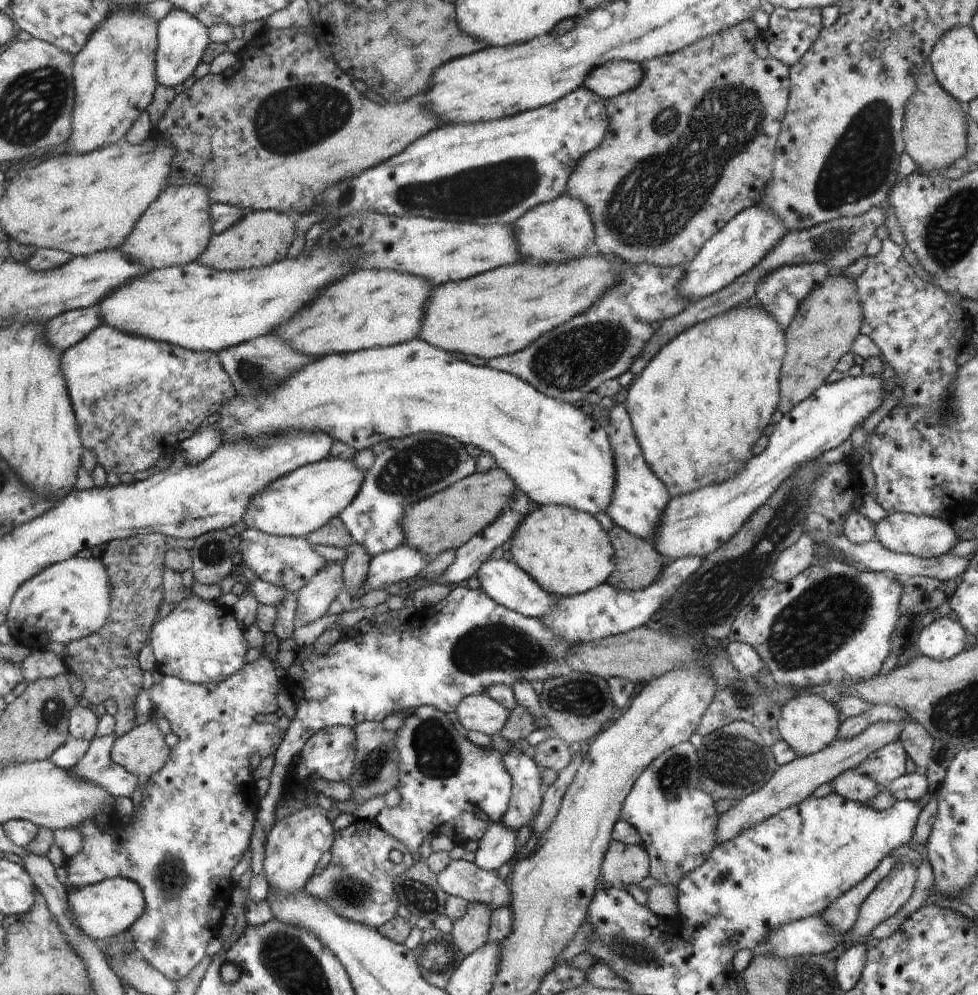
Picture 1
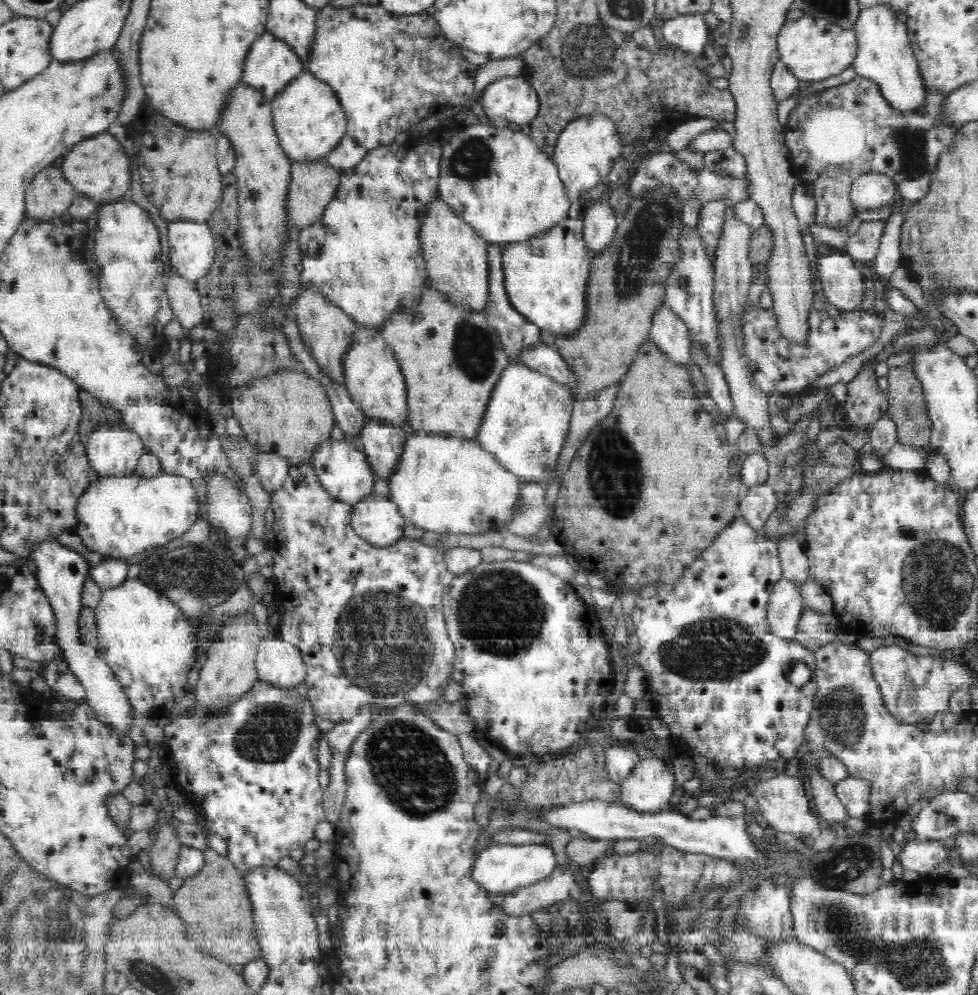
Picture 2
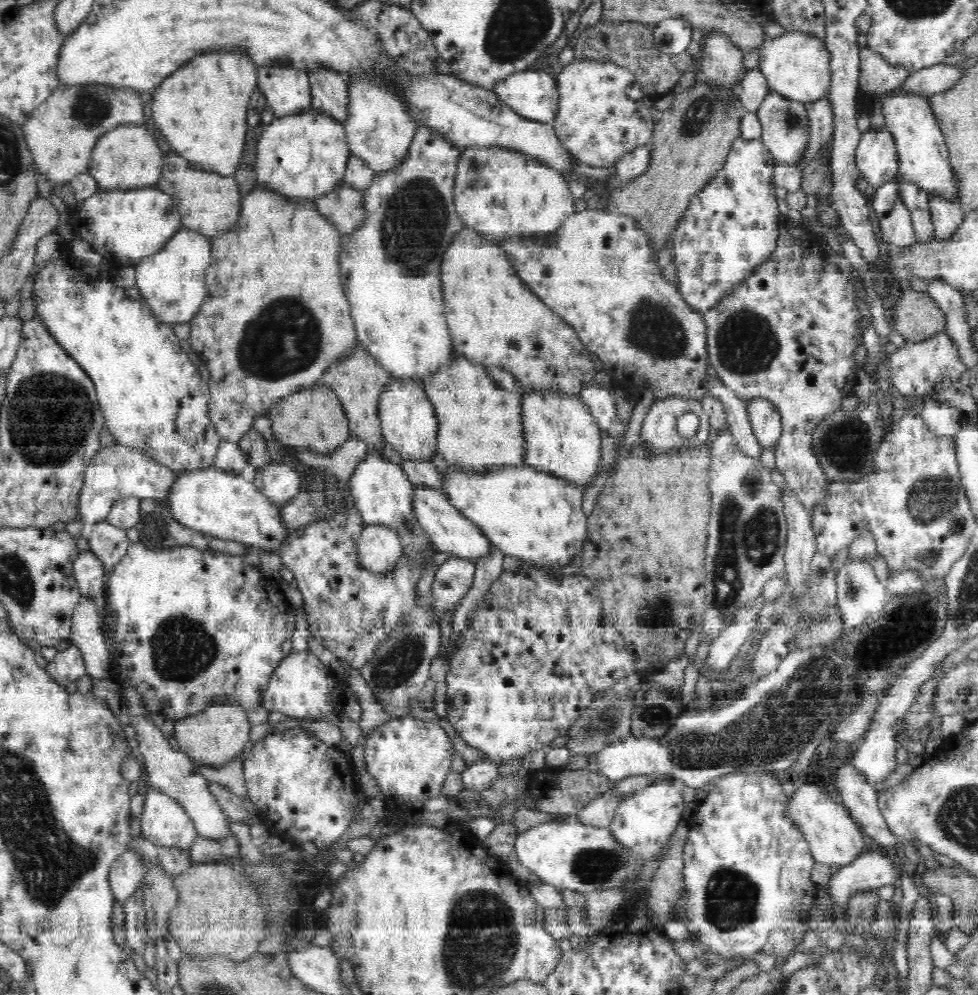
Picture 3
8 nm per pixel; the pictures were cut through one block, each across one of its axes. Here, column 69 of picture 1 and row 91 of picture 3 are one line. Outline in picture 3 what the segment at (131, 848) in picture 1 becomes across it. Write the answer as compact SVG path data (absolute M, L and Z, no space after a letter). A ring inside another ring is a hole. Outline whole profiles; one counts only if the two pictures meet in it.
M862 48L859 53L859 92L866 101L866 111L870 112L870 100L876 95L885 96L888 91L895 89L905 78L908 72L906 66L888 64L881 57L868 48Z

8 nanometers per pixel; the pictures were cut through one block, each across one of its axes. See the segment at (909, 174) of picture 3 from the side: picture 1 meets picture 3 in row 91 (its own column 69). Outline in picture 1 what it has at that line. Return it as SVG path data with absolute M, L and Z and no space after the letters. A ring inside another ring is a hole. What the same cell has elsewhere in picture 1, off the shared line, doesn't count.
M118 875L114 879L106 879L100 883L74 888L69 892L70 906L78 924L99 942L116 938L135 926L136 922L146 914L147 896L143 888L129 878Z

